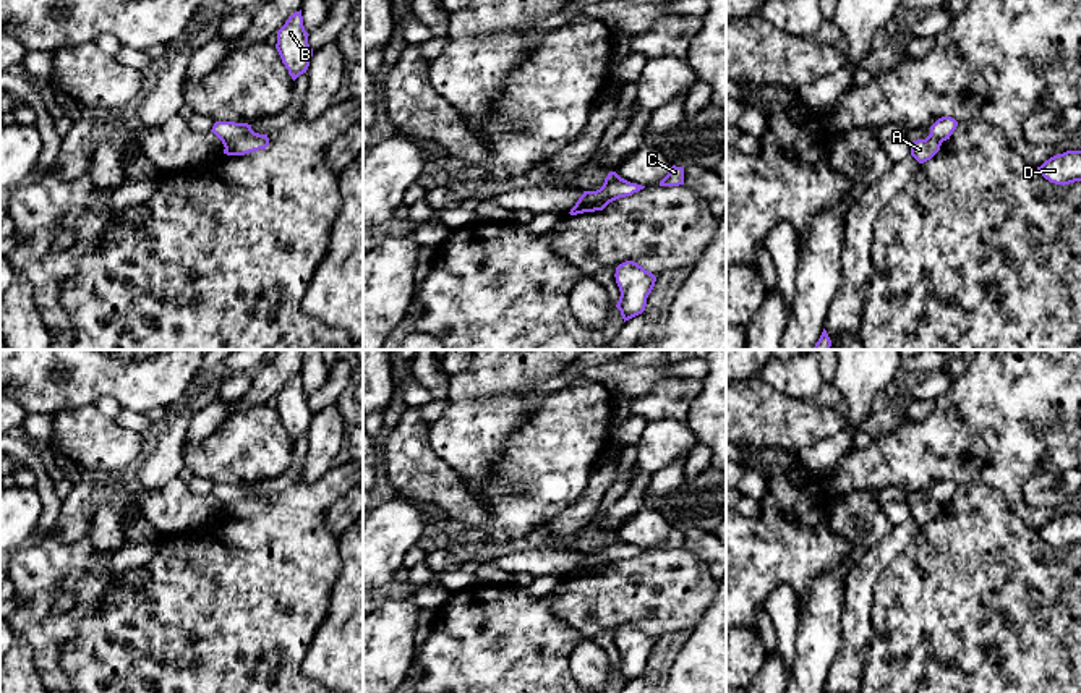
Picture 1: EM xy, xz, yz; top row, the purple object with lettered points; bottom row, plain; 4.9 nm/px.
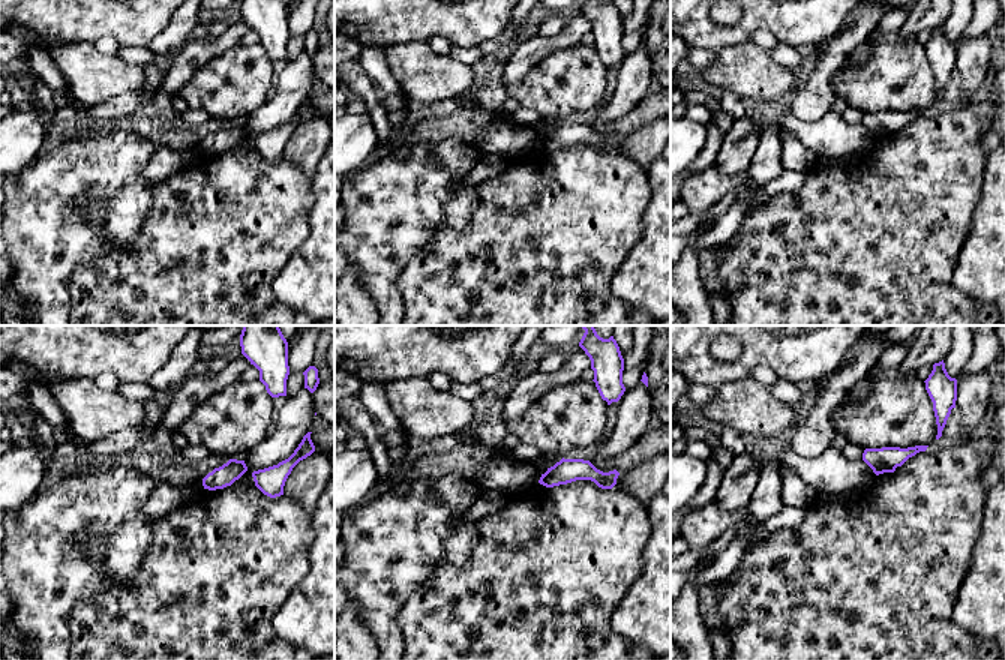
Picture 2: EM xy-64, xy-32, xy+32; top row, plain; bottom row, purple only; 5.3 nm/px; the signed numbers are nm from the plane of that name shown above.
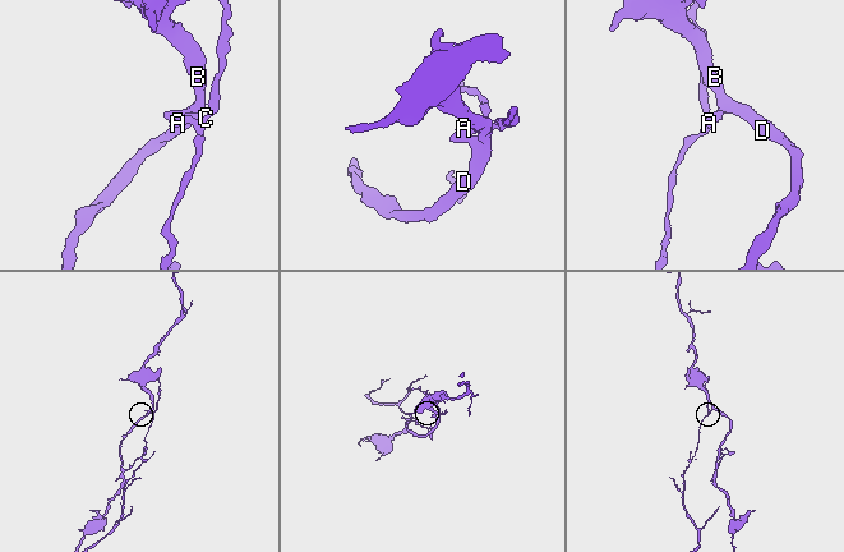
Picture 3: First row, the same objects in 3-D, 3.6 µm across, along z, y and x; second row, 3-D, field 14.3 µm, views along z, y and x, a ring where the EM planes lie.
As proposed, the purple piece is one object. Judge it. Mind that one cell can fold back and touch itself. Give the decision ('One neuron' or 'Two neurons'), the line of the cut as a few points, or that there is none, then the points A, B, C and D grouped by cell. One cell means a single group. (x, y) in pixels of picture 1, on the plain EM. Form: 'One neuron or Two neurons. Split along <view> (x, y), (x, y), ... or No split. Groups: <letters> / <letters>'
Two neurons. Split along xy (252, 493), (224, 509). Groups: A C / B D

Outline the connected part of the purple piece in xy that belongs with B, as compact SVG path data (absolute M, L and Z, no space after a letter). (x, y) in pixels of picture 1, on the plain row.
M301 372L290 377L285 387L277 393L276 411L293 444L306 436L313 419L308 398L303 389Z

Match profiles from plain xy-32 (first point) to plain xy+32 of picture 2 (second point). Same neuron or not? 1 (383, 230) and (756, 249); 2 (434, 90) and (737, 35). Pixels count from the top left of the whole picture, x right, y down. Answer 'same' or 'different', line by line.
1: different
2: different

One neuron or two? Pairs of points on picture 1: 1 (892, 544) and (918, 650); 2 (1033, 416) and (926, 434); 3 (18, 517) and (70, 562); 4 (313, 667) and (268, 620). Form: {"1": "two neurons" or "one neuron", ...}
{"1": "two neurons", "2": "one neuron", "3": "two neurons", "4": "two neurons"}

